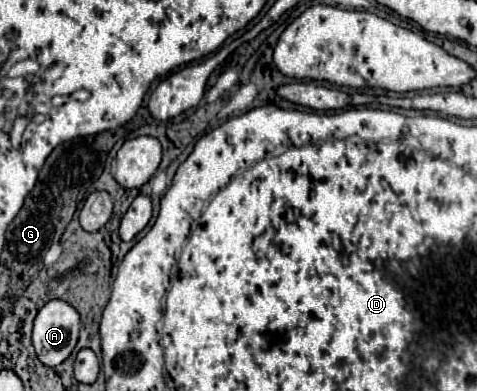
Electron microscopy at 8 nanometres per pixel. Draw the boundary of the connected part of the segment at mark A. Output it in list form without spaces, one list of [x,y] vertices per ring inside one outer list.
[[[60,299],[46,303],[34,321],[32,343],[38,359],[48,367],[56,367],[68,359],[76,347],[78,329],[80,315],[72,305]]]

